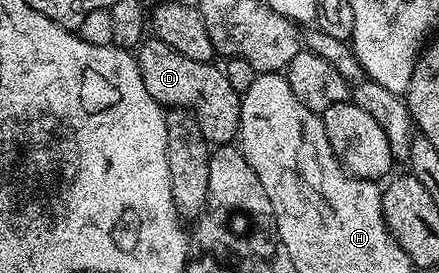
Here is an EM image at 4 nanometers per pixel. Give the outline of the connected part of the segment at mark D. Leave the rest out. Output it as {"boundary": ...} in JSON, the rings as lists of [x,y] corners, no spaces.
{"boundary":[[[152,37],[141,42],[136,64],[142,73],[146,93],[165,108],[183,107],[191,111],[209,145],[228,145],[239,136],[242,96],[230,86],[230,81],[226,81],[223,70],[215,62],[190,61],[190,57],[182,57],[182,53]]]}

